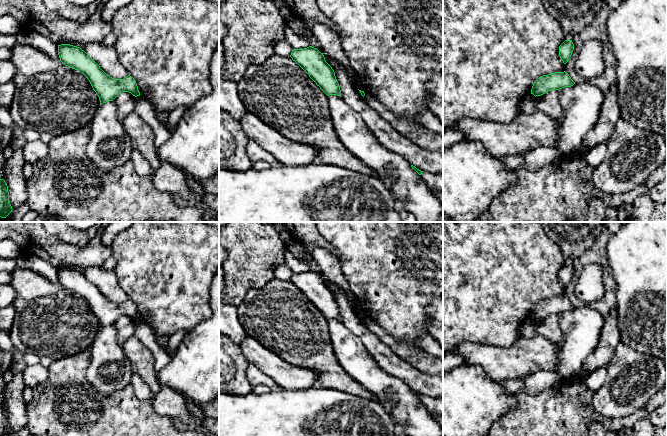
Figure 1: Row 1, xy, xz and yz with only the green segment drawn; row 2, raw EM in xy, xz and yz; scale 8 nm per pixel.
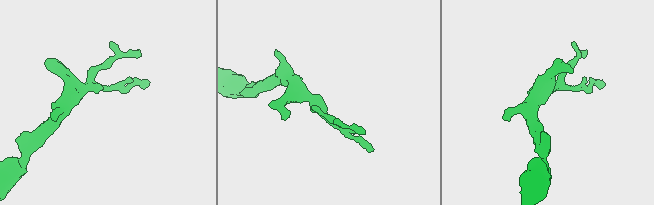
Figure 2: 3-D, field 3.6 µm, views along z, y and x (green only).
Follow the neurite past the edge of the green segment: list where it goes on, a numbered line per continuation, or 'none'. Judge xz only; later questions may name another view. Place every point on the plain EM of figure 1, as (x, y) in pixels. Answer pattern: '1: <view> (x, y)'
none

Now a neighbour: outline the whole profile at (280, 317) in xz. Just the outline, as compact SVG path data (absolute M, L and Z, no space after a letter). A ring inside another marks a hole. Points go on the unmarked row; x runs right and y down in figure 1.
M273 278L262 289L249 290L237 306L247 336L286 362L318 371L315 387L332 387L377 401L339 364L327 319L291 281Z

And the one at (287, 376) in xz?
M246 336L239 346L250 363L271 377L280 389L314 387L317 370L294 366L249 336Z

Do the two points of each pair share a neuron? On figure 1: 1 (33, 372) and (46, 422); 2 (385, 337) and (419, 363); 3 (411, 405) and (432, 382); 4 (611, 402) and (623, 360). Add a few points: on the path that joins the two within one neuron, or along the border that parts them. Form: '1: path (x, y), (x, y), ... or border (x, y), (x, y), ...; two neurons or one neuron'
1: border (48, 368), (48, 377), (33, 388); two neurons
2: path (393, 344), (411, 355); one neuron
3: border (391, 375), (404, 381), (411, 388); two neurons
4: path (614, 392), (626, 379), (626, 370); one neuron

